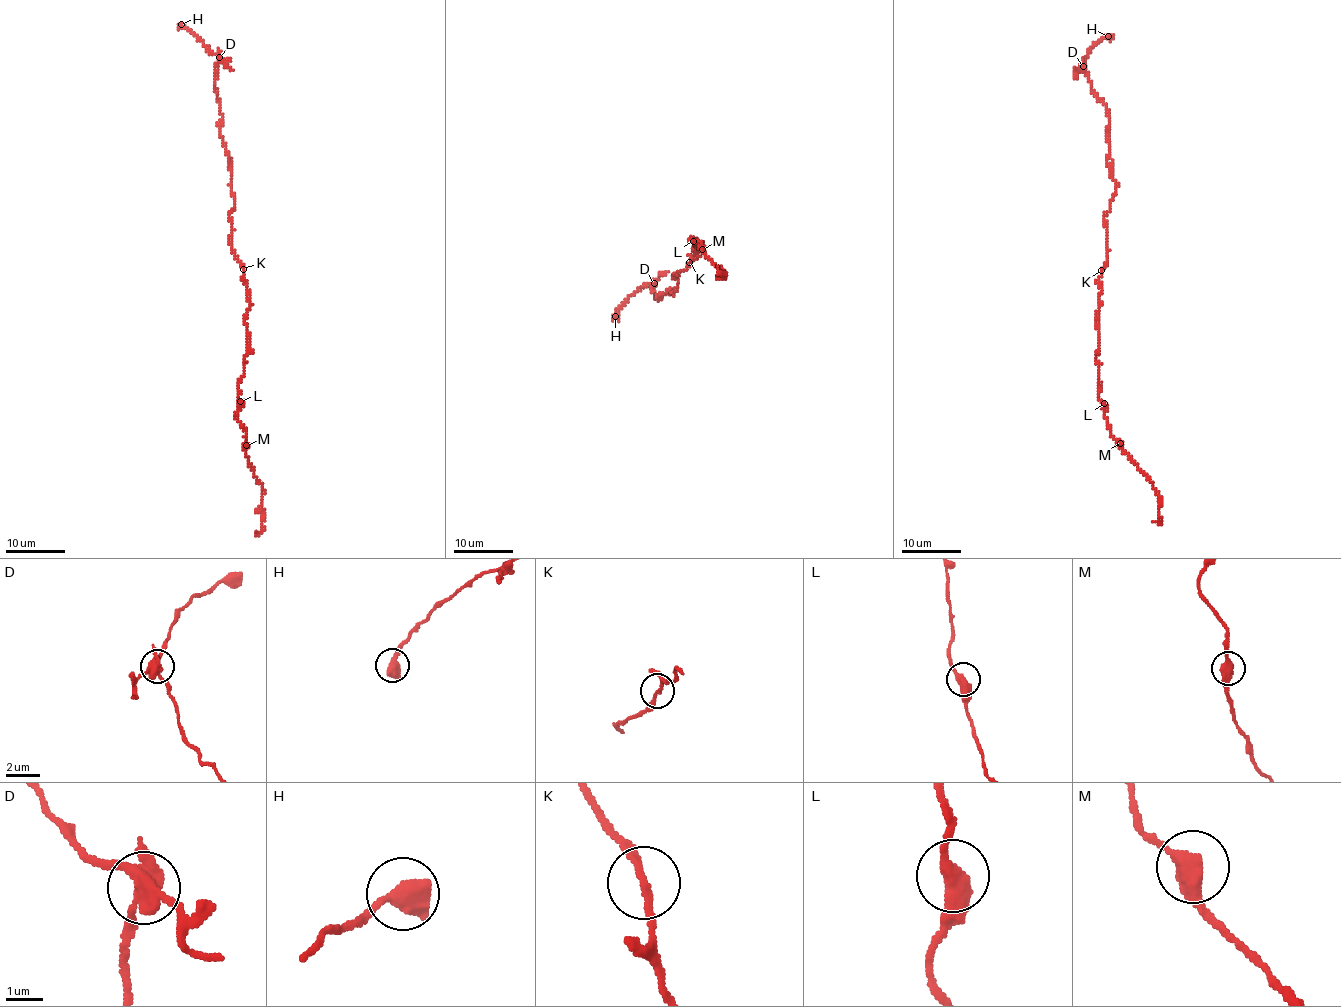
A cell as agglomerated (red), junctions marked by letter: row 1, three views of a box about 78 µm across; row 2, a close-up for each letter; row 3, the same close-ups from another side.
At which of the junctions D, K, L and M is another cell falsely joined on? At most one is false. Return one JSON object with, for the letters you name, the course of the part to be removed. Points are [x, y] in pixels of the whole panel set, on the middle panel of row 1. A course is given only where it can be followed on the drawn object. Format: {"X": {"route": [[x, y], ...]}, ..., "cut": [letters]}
{"D": {"route": [[654, 283], [641, 287], [632, 295], [618, 310], [615, 321]]}, "cut": ["D"]}

